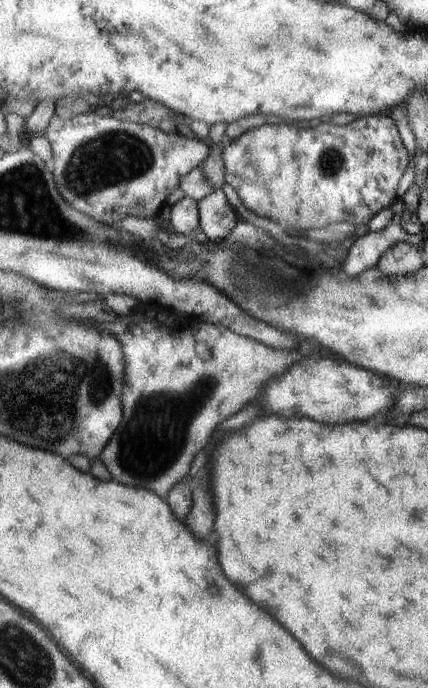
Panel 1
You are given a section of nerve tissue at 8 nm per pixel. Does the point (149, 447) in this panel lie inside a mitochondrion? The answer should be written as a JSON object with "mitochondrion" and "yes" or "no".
{"mitochondrion":"yes"}

